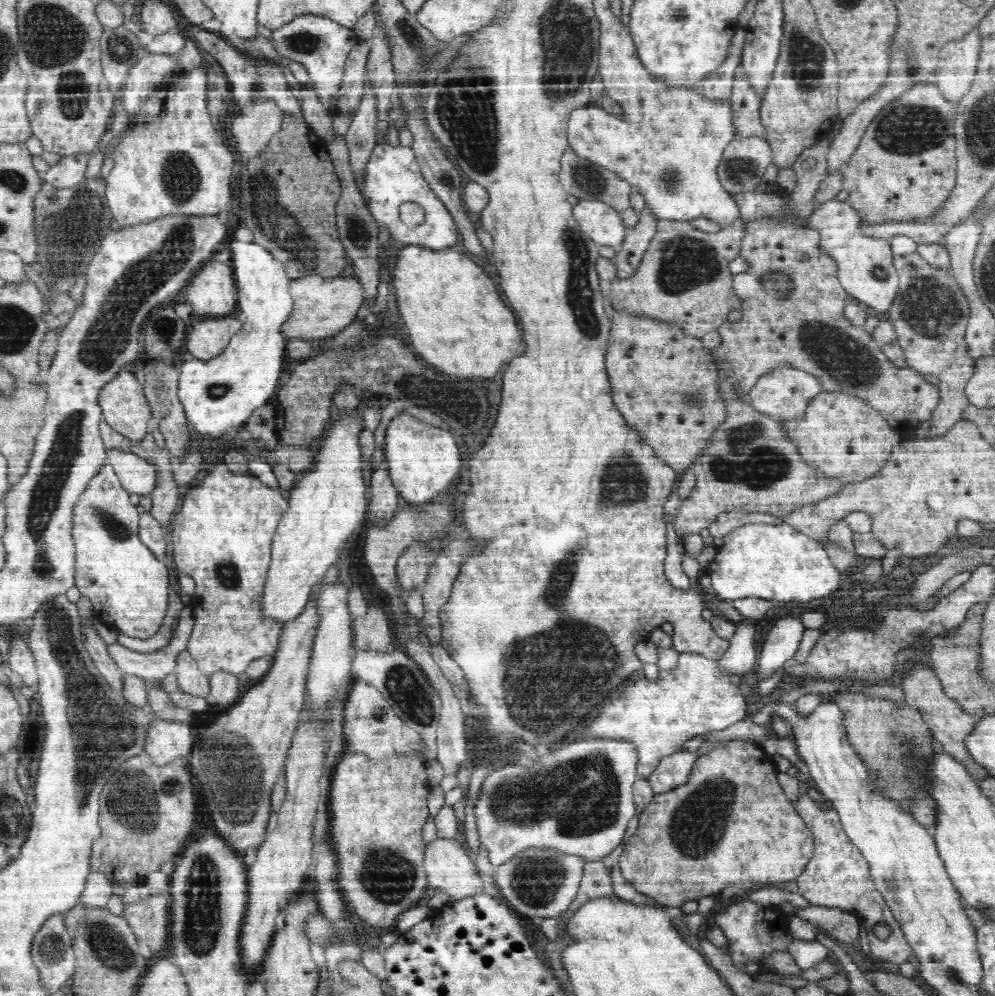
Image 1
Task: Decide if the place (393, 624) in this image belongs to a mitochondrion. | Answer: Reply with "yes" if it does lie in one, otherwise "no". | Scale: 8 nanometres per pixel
no

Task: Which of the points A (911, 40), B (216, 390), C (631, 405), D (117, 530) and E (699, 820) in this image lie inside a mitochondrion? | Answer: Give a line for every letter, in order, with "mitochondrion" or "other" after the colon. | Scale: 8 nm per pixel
A: mitochondrion
B: mitochondrion
C: other
D: mitochondrion
E: mitochondrion

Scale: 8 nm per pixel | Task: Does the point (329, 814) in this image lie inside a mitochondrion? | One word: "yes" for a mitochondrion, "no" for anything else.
no

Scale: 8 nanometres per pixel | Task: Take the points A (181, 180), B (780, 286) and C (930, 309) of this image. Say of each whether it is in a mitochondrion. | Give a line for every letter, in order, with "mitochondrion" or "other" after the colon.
A: mitochondrion
B: mitochondrion
C: mitochondrion

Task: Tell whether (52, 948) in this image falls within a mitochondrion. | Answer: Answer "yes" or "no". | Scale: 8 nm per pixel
yes

